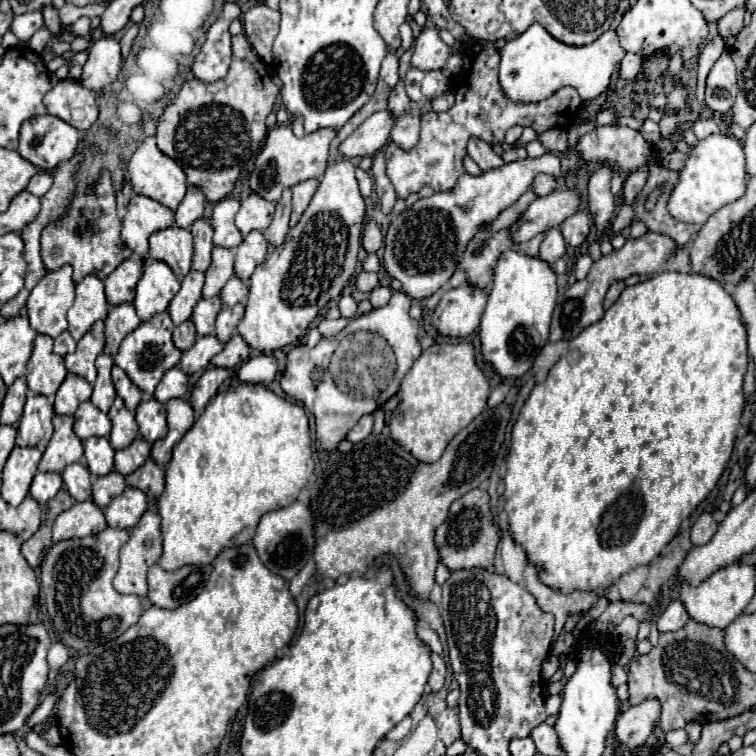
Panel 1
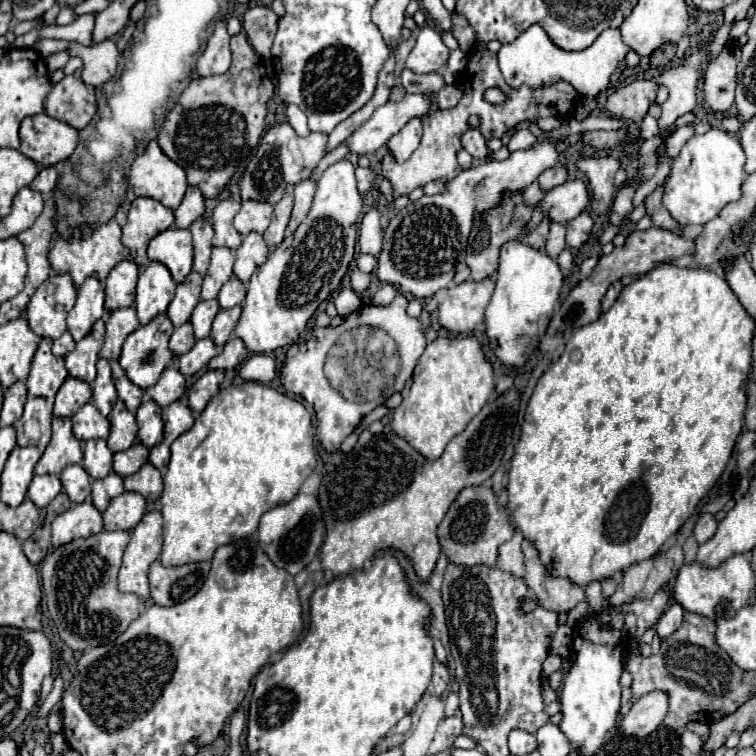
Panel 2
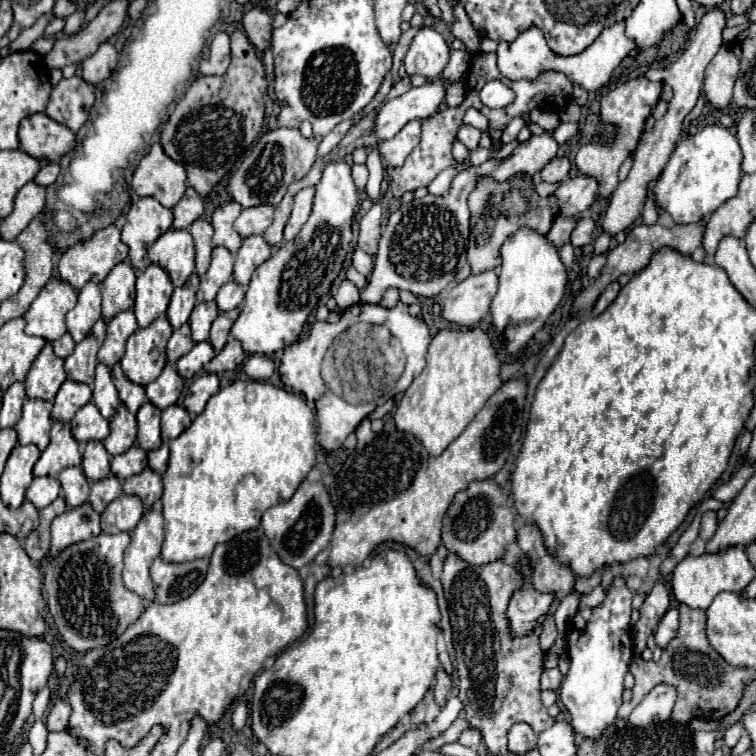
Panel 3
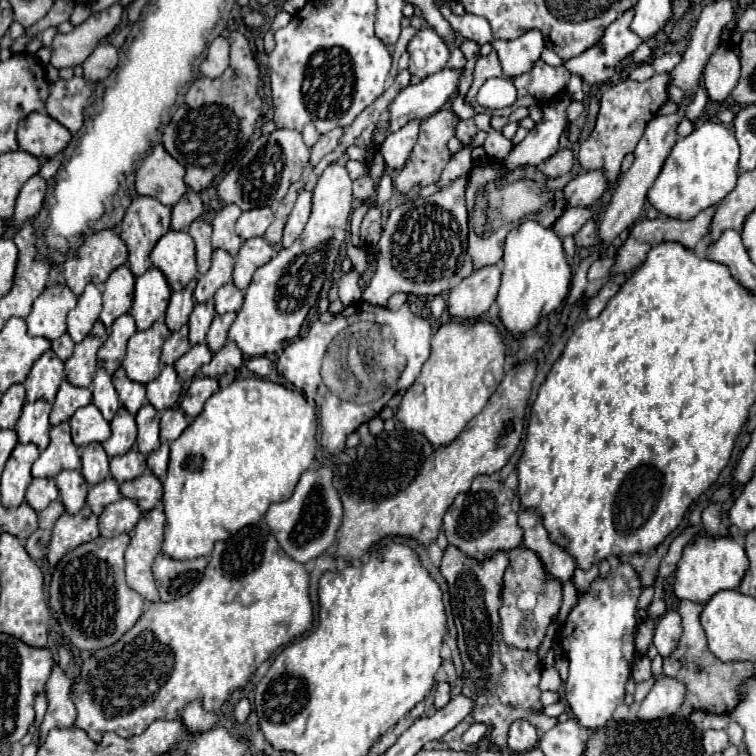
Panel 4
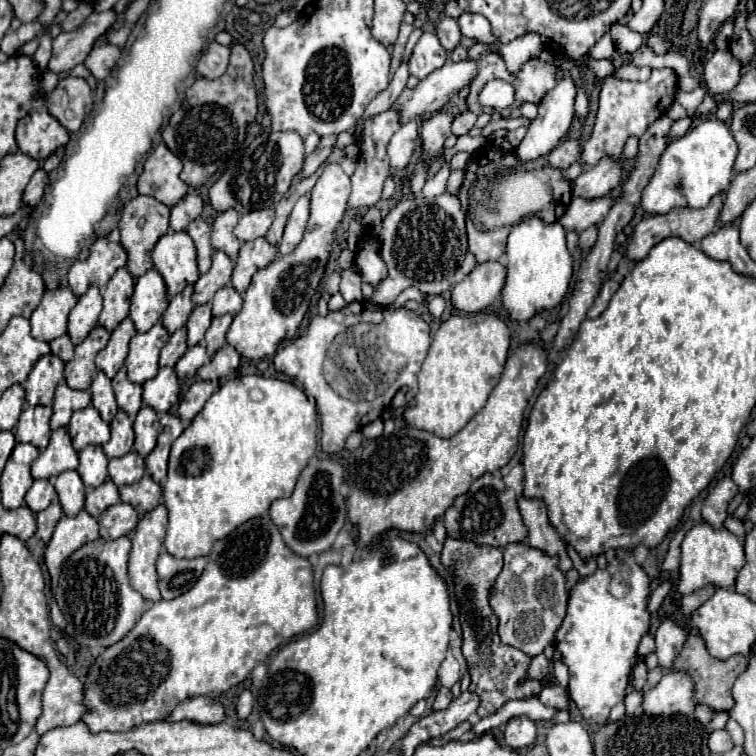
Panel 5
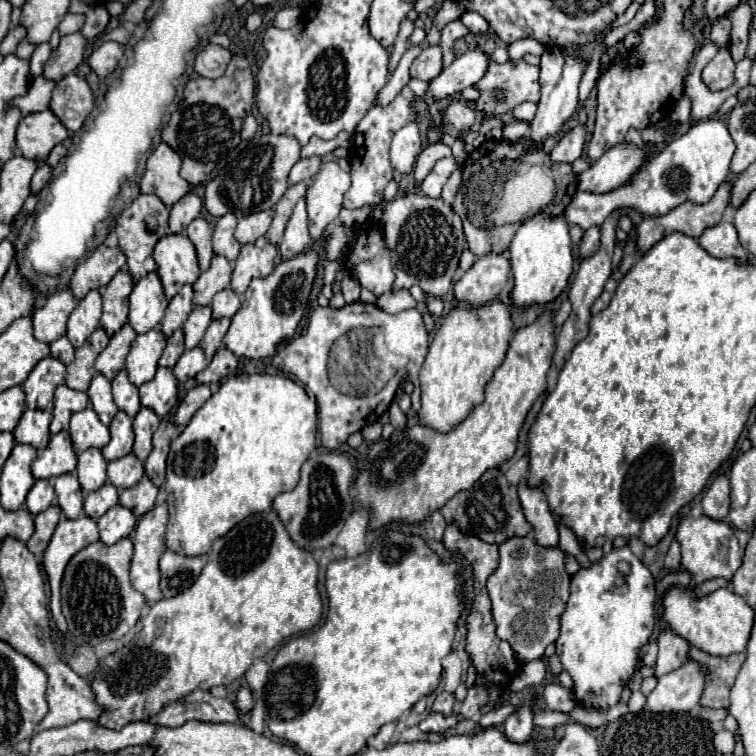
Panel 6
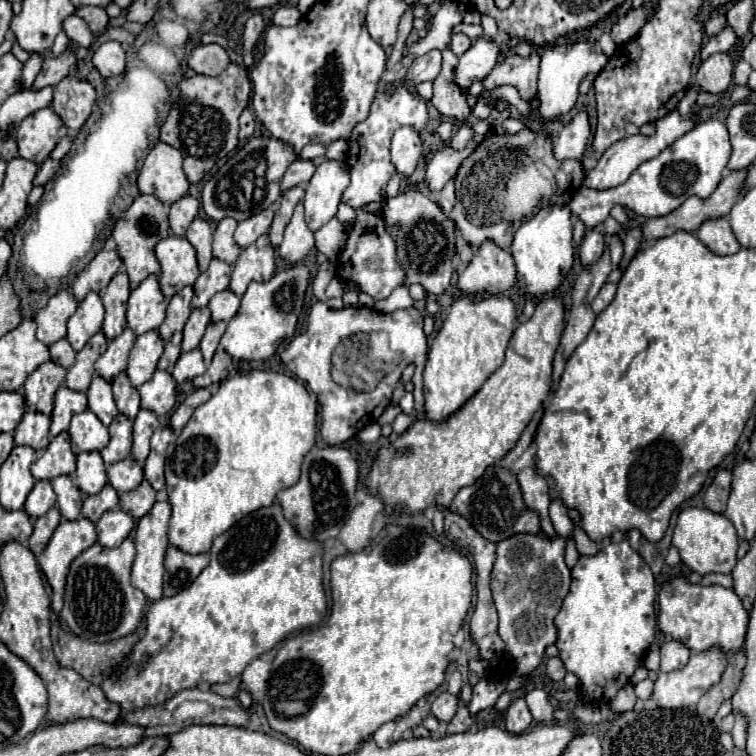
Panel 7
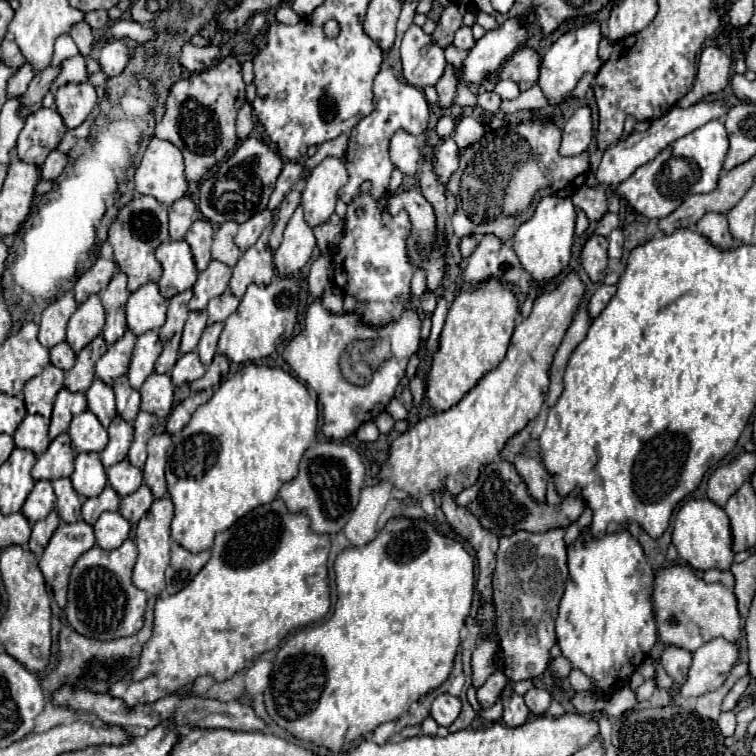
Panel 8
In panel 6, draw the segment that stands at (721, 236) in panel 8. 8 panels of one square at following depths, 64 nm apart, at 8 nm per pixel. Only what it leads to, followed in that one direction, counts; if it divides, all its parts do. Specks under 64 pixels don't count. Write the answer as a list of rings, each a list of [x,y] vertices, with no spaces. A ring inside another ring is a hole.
[[[720,222],[716,226],[710,226],[702,232],[702,236],[698,238],[700,246],[716,256],[716,258],[740,258],[740,260],[748,260],[748,252],[740,246],[738,242],[738,234],[732,222]]]

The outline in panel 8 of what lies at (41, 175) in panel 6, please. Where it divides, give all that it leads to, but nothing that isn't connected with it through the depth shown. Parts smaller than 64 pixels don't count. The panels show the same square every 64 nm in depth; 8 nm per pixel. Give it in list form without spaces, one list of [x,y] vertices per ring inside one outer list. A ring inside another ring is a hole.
[[[52,150],[50,156],[46,158],[44,166],[42,166],[42,178],[44,180],[56,180],[62,174],[66,164],[68,164],[68,154],[64,154],[60,150]]]

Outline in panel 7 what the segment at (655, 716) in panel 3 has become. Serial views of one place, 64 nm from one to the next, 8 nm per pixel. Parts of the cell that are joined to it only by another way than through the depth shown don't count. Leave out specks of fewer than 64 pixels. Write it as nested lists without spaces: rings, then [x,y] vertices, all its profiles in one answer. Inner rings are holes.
[[[712,646],[712,648],[704,650],[704,652],[692,652],[690,662],[682,670],[668,672],[668,674],[660,672],[660,653],[658,650],[649,650],[643,658],[645,668],[658,672],[656,690],[654,690],[652,698],[658,702],[660,708],[664,709],[686,708],[686,706],[696,704],[708,688],[712,688],[714,684],[720,682],[720,676],[724,672],[726,664],[728,664],[728,654],[720,646]]]

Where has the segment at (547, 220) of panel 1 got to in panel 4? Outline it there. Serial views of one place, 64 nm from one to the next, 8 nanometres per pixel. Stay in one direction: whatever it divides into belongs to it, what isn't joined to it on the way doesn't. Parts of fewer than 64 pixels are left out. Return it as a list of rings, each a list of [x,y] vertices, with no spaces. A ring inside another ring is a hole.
[[[590,170],[590,172],[578,174],[572,182],[568,182],[564,188],[564,194],[566,194],[568,206],[592,206],[602,198],[606,188],[608,188],[608,182],[604,172]]]

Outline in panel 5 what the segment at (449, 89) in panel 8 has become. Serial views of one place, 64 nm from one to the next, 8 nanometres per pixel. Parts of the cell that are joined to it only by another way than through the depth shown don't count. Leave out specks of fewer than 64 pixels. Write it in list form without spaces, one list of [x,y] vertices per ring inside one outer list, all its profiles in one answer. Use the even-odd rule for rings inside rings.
[[[434,10],[428,12],[430,14],[430,20],[436,24],[436,36],[442,44],[442,48],[446,50],[446,54],[450,56],[450,52],[458,46],[460,38],[462,38],[462,32],[458,28],[458,22],[454,18],[448,18],[444,14],[438,14]],[[470,110],[458,112],[454,116],[454,120],[452,120],[452,132],[456,136],[462,136],[462,134],[466,134],[474,126],[474,122],[476,122],[476,114],[474,112],[470,112]]]

